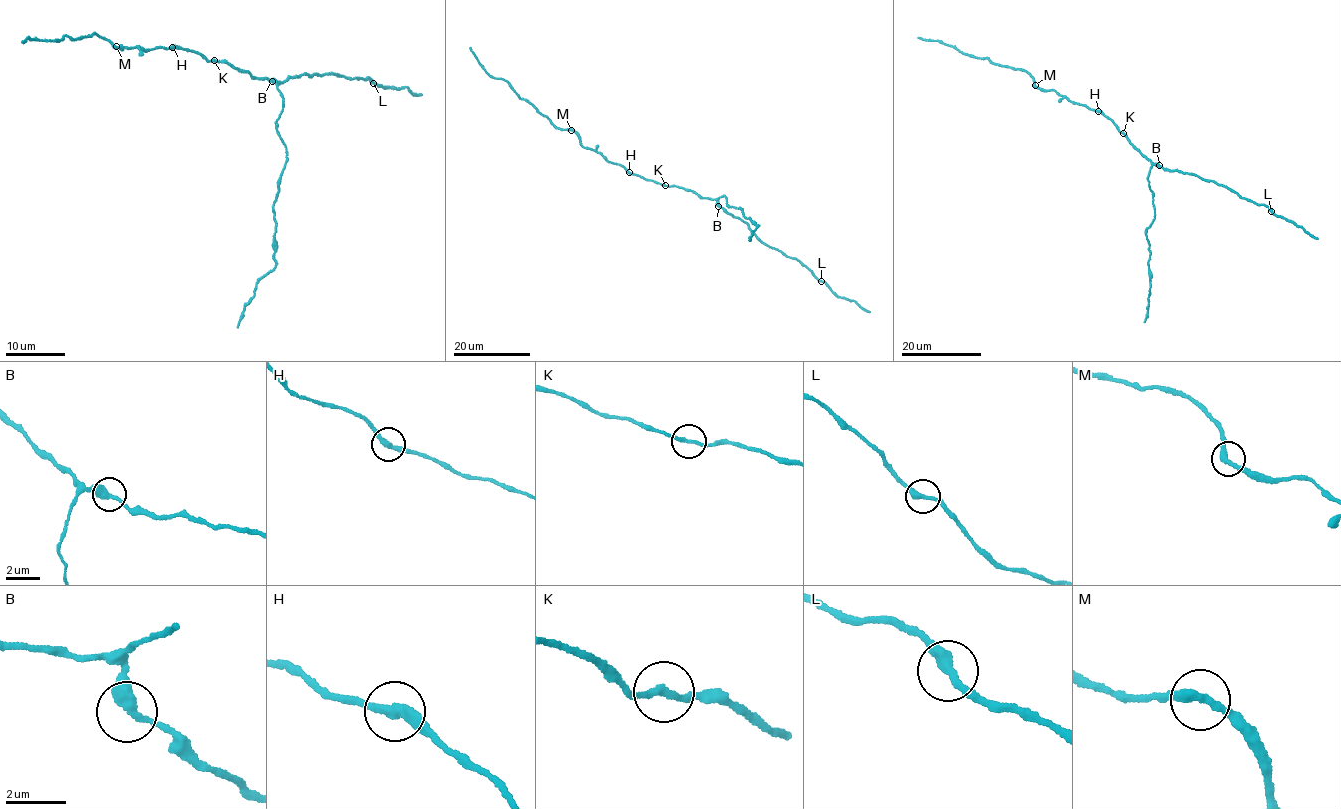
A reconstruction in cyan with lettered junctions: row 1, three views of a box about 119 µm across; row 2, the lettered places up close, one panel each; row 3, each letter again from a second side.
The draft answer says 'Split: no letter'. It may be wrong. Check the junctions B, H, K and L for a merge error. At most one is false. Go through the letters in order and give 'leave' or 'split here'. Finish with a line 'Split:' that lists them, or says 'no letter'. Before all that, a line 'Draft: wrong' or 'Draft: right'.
Draft: right
B: leave
H: leave
K: leave
L: leave
Split: no letter

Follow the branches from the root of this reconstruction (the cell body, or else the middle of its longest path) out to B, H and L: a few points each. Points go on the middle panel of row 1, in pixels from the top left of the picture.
B: (664, 184), (715, 199), (718, 206)
H: (664, 184), (629, 172)
L: (664, 184), (715, 199), (729, 213), (742, 219), (764, 243), (798, 259), (821, 281)

